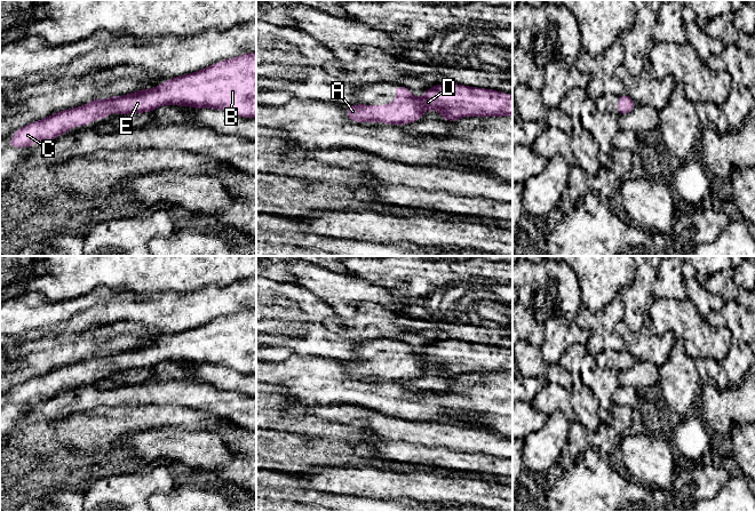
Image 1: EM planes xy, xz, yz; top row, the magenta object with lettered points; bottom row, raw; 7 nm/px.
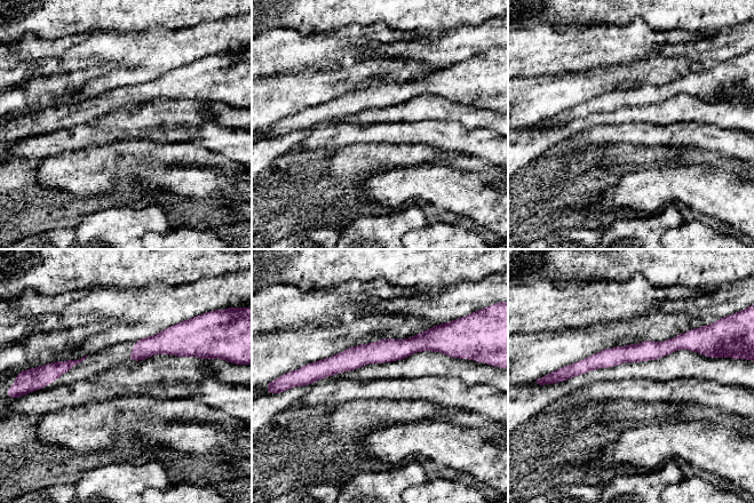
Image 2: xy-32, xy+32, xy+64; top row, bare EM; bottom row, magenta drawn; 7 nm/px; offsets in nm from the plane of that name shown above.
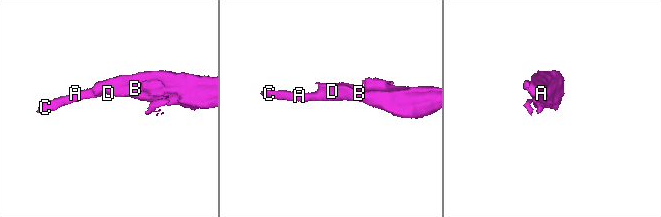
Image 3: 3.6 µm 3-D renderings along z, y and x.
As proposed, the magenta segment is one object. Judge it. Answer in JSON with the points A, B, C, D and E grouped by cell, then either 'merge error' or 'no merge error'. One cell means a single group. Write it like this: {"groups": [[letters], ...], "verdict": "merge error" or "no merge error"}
{"groups": [["A", "B", "C", "D", "E"]], "verdict": "no merge error"}

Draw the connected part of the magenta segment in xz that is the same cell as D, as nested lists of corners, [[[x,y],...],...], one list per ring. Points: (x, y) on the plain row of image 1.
[[[440,339],[428,344],[422,353],[397,341],[396,355],[387,361],[348,361],[347,371],[356,378],[406,381],[422,375],[427,366],[435,366],[442,374],[455,377],[466,373],[512,373],[512,351],[494,345]]]

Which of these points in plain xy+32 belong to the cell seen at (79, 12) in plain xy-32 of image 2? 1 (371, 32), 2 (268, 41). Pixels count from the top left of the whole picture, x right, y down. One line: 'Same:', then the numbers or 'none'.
Same: none

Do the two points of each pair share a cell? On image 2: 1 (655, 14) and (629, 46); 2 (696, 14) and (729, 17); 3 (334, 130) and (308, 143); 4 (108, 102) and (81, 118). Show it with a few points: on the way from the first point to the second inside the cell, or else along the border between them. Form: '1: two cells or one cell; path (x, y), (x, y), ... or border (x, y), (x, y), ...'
1: two cells; border (619, 24), (642, 20), (651, 28), (673, 30)
2: one cell; path (704, 12), (721, 12)
3: one cell; path (327, 137), (315, 142)
4: one cell; path (101, 104), (88, 111)

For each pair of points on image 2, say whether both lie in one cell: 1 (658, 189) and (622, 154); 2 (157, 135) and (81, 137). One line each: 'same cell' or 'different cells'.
1: different cells
2: same cell

